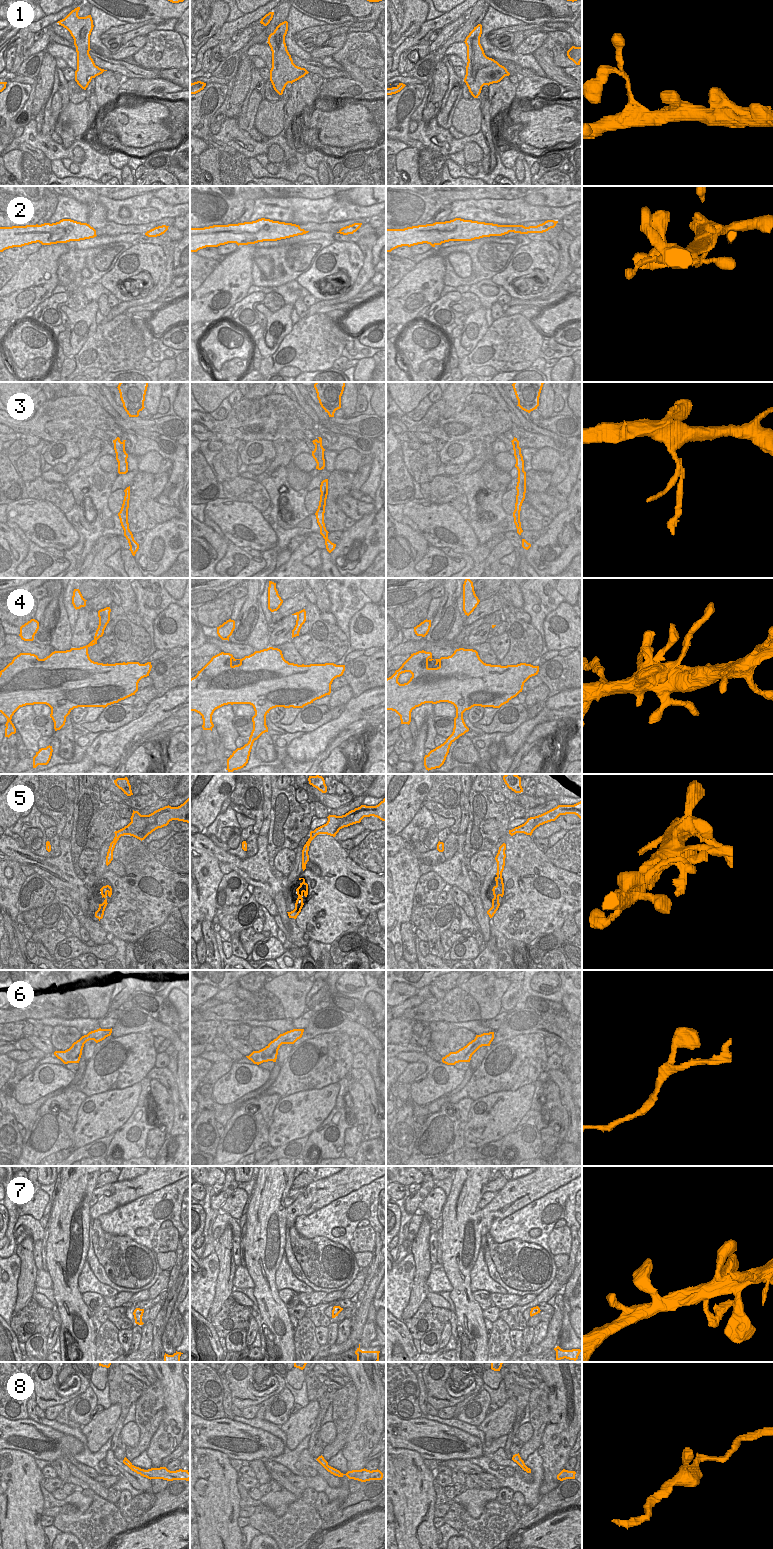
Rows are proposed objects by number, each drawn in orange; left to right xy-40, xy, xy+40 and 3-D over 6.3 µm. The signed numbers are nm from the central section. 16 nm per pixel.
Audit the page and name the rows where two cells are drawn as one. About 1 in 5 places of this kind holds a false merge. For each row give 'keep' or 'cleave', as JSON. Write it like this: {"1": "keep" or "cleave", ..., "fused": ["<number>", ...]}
{"1": "keep", "2": "keep", "3": "keep", "4": "keep", "5": "keep", "6": "keep", "7": "keep", "8": "keep", "fused": []}

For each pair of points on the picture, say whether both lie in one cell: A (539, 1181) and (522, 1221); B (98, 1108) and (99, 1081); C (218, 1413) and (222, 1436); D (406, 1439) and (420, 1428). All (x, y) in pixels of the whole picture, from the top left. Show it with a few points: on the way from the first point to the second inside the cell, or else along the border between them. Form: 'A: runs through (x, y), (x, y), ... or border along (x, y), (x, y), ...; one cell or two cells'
A: border along (551, 1192), (509, 1214); two cells
B: border along (122, 1088), (109, 1089), (87, 1097); two cells
C: border along (200, 1416), (208, 1420), (225, 1417); two cells
D: runs through (409, 1436), (417, 1431); one cell

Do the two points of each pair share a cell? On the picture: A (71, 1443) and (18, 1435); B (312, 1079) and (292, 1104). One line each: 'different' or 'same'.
A: same
B: different

